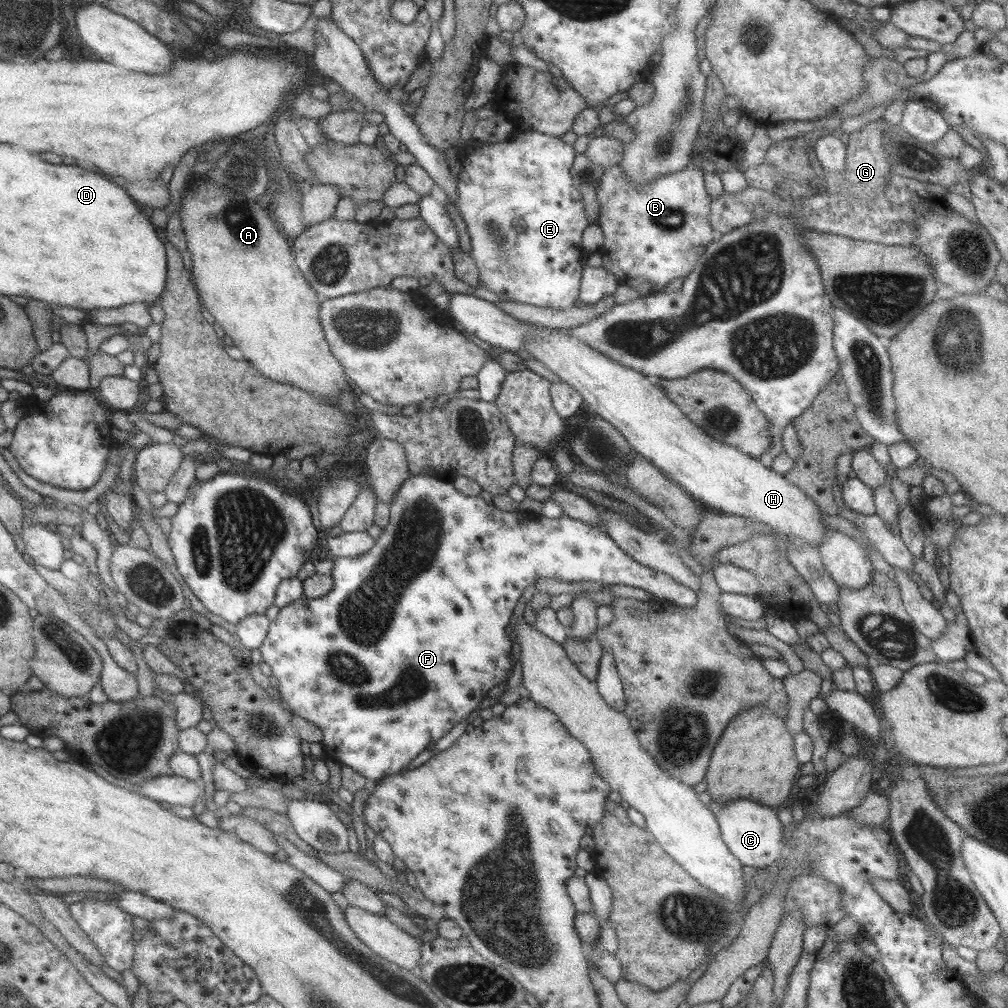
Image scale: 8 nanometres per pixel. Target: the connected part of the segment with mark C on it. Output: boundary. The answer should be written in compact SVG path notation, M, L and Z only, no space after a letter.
M735 798L731 802L725 802L725 804L717 804L717 802L710 802L711 813L715 816L719 826L719 832L725 846L729 849L729 852L743 866L750 866L753 868L764 868L771 864L773 860L778 860L781 855L781 846L783 846L783 834L784 828L778 820L777 809L765 806L761 802L753 802L753 800L747 800L747 798Z

